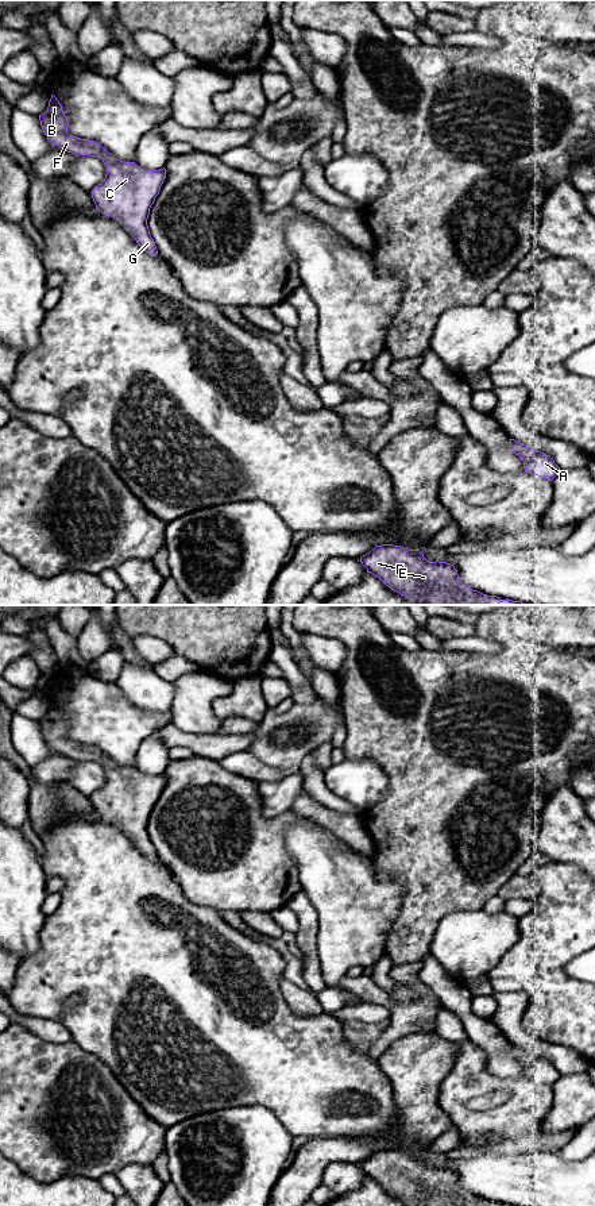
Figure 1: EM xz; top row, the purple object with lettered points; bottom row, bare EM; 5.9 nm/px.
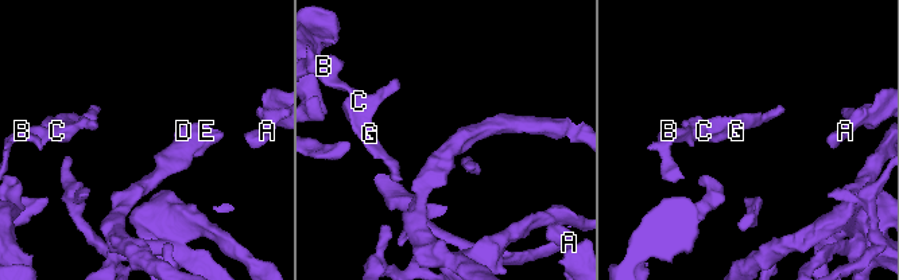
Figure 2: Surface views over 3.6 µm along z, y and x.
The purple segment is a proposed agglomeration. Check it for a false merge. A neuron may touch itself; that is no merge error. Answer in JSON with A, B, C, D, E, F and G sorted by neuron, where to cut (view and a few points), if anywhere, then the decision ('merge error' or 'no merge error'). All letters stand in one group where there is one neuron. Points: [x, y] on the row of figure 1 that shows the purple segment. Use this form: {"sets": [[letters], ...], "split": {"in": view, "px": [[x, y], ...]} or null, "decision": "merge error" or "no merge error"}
{"sets": [["A", "B", "C", "D", "E", "F", "G"]], "split": null, "decision": "no merge error"}

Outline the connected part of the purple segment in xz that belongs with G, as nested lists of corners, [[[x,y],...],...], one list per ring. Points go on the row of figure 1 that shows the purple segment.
[[[51,95],[47,111],[39,115],[39,120],[51,145],[76,157],[90,155],[104,162],[105,178],[90,192],[96,208],[103,215],[116,219],[146,253],[158,254],[147,219],[166,178],[166,169],[142,169],[135,162],[116,159],[94,140],[70,135],[69,120],[54,95]]]

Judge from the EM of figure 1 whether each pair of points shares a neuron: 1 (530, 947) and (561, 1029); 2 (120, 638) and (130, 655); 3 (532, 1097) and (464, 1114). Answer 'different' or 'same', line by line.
1: same
2: same
3: same

